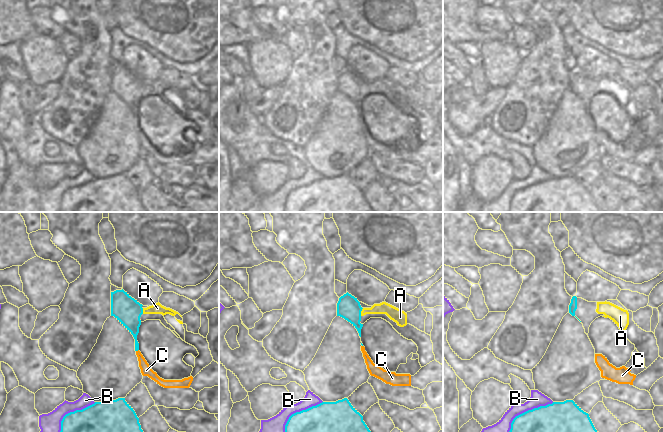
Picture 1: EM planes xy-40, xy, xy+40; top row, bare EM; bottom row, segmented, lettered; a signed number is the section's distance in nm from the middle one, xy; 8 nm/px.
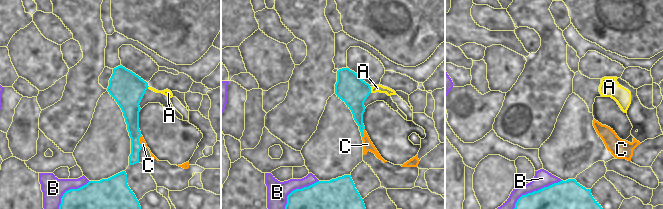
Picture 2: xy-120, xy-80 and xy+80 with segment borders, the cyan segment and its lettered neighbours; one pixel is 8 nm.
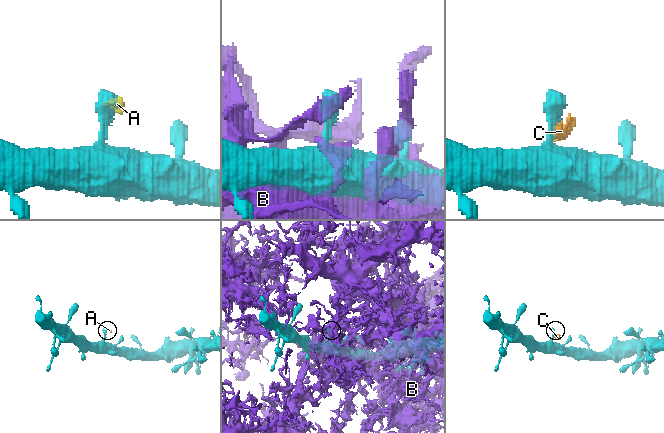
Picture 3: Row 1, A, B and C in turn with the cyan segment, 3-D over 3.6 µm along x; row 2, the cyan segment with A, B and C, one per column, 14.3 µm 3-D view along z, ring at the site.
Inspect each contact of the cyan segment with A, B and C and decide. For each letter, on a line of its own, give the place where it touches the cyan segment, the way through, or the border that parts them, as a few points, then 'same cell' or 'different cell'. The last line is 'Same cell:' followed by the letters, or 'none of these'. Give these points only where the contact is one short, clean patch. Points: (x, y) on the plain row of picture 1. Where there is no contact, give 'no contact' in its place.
A: xy (360, 88) | along xy (363, 84), (360, 91) | different cell
B: xy+40 (526, 187) | different cell
C: xy-40 (137, 126) | along xy-40 (138, 125), (136, 127) | different cell
Same cell: none of these

